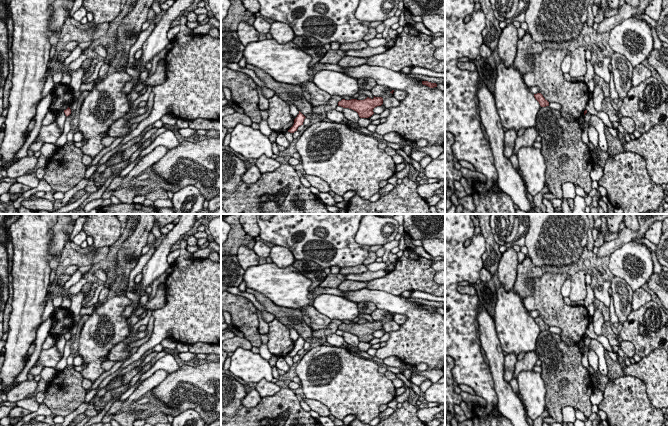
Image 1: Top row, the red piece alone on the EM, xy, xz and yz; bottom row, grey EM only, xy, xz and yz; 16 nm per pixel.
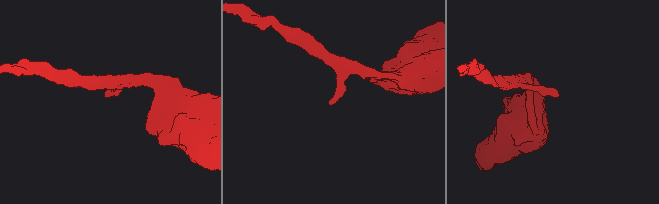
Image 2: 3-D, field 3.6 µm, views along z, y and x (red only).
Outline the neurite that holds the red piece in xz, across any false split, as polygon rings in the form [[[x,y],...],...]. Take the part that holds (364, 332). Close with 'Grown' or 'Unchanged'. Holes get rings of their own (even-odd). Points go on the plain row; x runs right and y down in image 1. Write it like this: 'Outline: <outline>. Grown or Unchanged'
Outline: [[[375,320],[373,323],[369,321],[367,321],[364,324],[342,323],[341,325],[338,326],[338,330],[341,330],[343,332],[349,332],[356,335],[360,342],[371,341],[374,338],[373,333],[377,330],[381,330],[382,328],[383,328],[383,322]]]. Unchanged

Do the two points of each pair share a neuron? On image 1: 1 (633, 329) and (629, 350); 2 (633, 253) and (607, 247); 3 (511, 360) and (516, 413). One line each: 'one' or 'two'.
1: two
2: two
3: two

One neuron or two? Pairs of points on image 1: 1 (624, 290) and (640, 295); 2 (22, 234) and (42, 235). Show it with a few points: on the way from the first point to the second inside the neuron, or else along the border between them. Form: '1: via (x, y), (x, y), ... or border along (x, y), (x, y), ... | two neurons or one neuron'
1: border along (634, 291), (632, 309) | two neurons
2: via (27, 234), (37, 234) | one neuron

